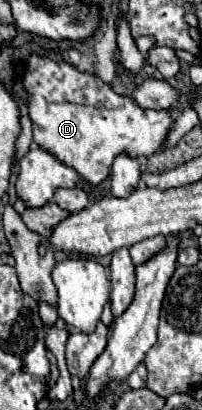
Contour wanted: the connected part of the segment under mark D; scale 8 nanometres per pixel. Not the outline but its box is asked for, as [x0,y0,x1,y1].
[23,53,173,185]

